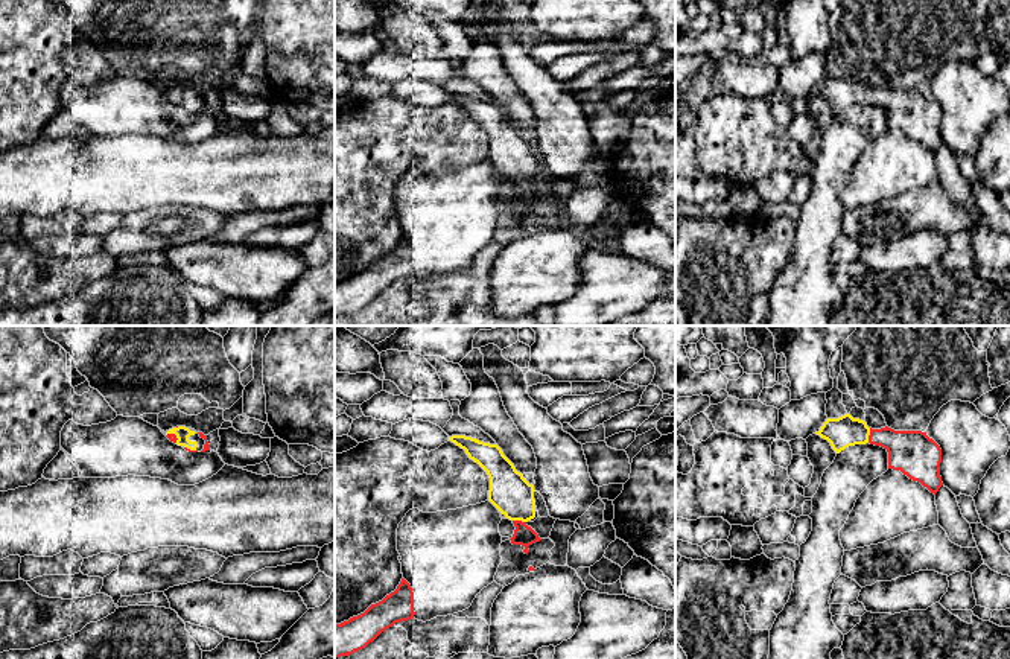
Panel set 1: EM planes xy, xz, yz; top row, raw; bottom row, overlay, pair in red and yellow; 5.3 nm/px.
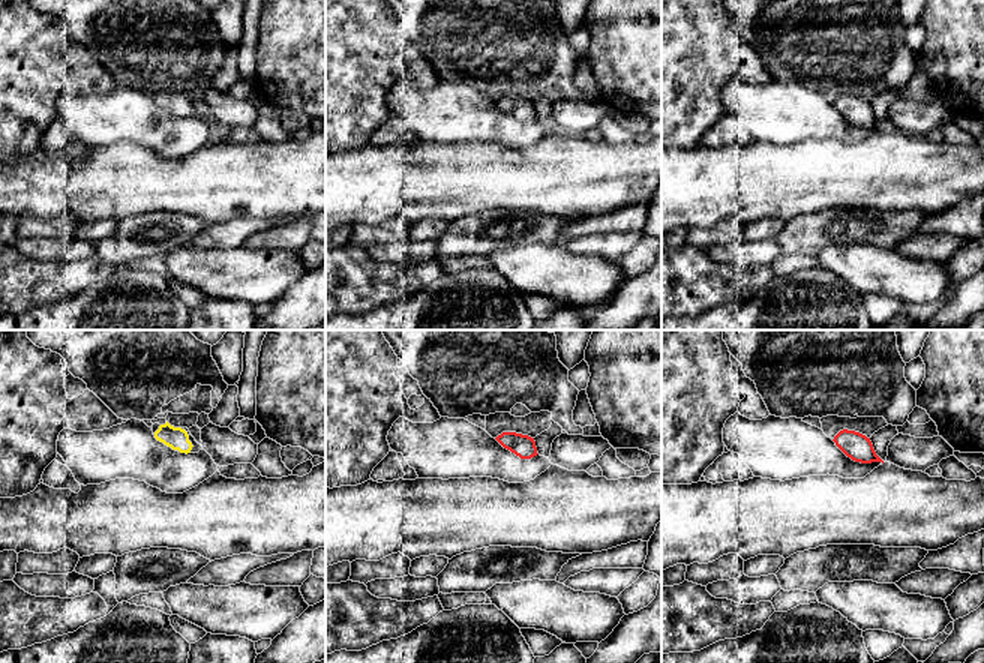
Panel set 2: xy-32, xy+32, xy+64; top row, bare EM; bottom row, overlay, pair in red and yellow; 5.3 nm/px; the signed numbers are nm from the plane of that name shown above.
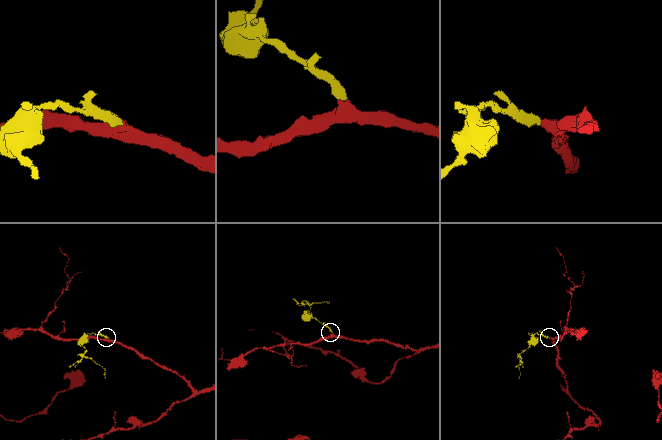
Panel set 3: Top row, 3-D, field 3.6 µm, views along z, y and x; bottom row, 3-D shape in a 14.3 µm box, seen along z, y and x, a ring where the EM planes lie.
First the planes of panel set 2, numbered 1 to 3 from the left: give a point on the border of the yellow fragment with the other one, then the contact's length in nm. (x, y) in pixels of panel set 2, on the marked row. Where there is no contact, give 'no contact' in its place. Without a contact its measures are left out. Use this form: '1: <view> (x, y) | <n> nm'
1: no contact
2: no contact
3: no contact

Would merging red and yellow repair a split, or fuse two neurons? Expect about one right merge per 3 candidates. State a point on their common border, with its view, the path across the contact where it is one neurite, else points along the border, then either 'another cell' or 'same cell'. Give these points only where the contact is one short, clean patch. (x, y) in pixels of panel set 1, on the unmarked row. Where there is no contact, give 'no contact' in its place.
contact yz (869, 95); way yz (913, 111), (886, 96), (869, 95), (844, 90); same cell

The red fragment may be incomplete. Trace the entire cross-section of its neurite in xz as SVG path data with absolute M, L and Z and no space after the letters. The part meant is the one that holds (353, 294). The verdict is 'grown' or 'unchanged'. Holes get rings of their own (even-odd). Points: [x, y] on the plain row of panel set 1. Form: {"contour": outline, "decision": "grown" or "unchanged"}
{"contour": "M402 237L394 251L371 263L364 272L335 285L335 317L348 315L365 307L395 282L412 279L414 251Z", "decision": "unchanged"}

